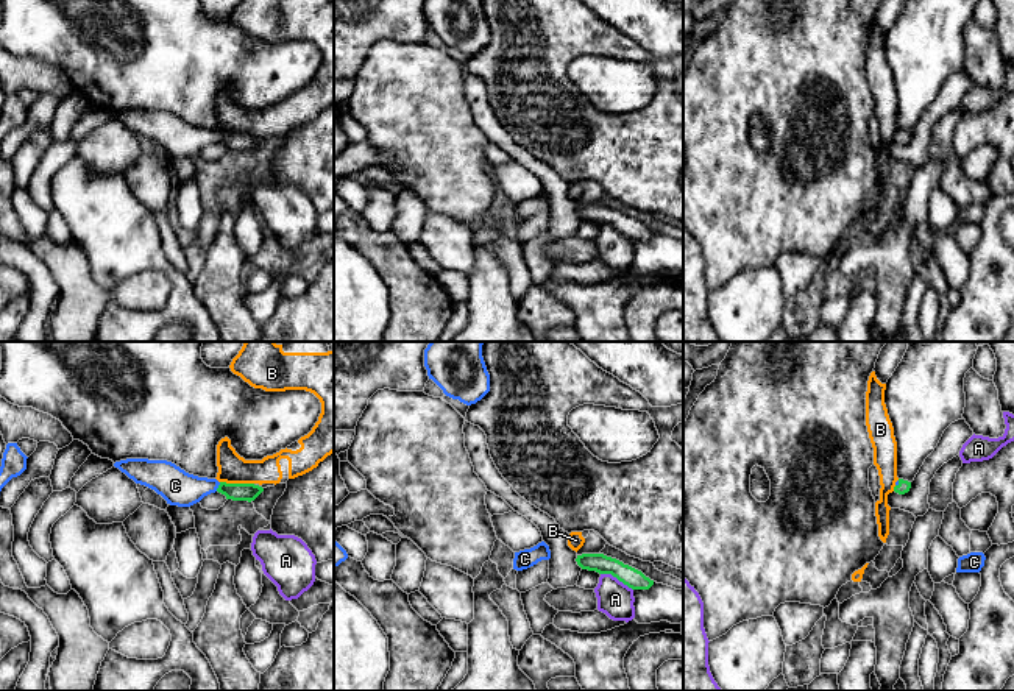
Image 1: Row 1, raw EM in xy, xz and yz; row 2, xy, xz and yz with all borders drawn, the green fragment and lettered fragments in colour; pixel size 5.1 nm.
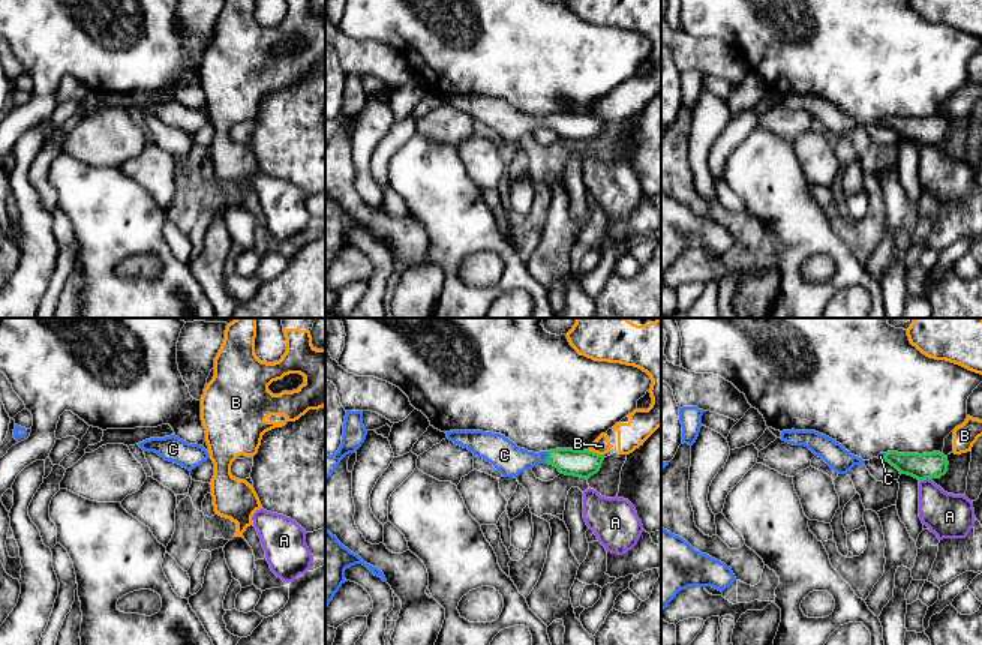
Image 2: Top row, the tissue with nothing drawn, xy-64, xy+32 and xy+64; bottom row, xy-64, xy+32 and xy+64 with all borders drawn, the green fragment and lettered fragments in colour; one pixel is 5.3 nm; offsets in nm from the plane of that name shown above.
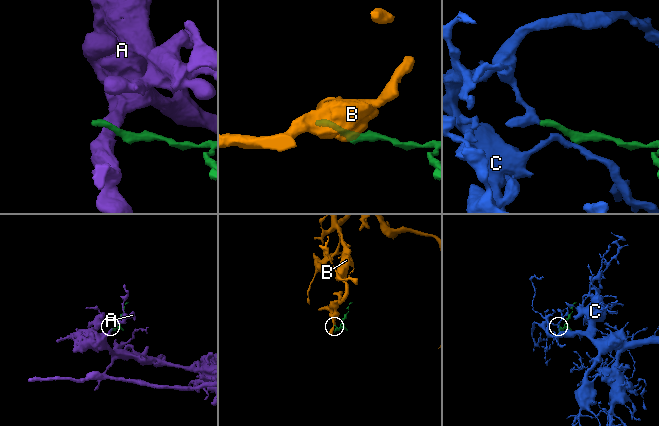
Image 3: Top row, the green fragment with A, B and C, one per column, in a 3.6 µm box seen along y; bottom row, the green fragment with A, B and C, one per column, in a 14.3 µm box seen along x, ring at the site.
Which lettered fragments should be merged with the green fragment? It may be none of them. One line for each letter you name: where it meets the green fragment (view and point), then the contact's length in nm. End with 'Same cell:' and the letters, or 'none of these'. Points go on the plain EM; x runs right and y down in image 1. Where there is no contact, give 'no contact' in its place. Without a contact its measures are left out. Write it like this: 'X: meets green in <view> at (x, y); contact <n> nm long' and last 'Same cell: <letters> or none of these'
C: meets green in xy at (219, 138); contact 50 nm long
Same cell: C

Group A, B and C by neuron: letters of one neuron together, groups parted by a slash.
A / B / C

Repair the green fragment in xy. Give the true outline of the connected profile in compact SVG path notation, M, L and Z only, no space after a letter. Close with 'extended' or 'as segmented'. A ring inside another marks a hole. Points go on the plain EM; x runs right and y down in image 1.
M126 109L114 114L136 134L161 145L167 154L190 158L211 144L222 144L232 151L254 151L264 139L254 134L226 134L217 129L186 123L167 111Z | extended

